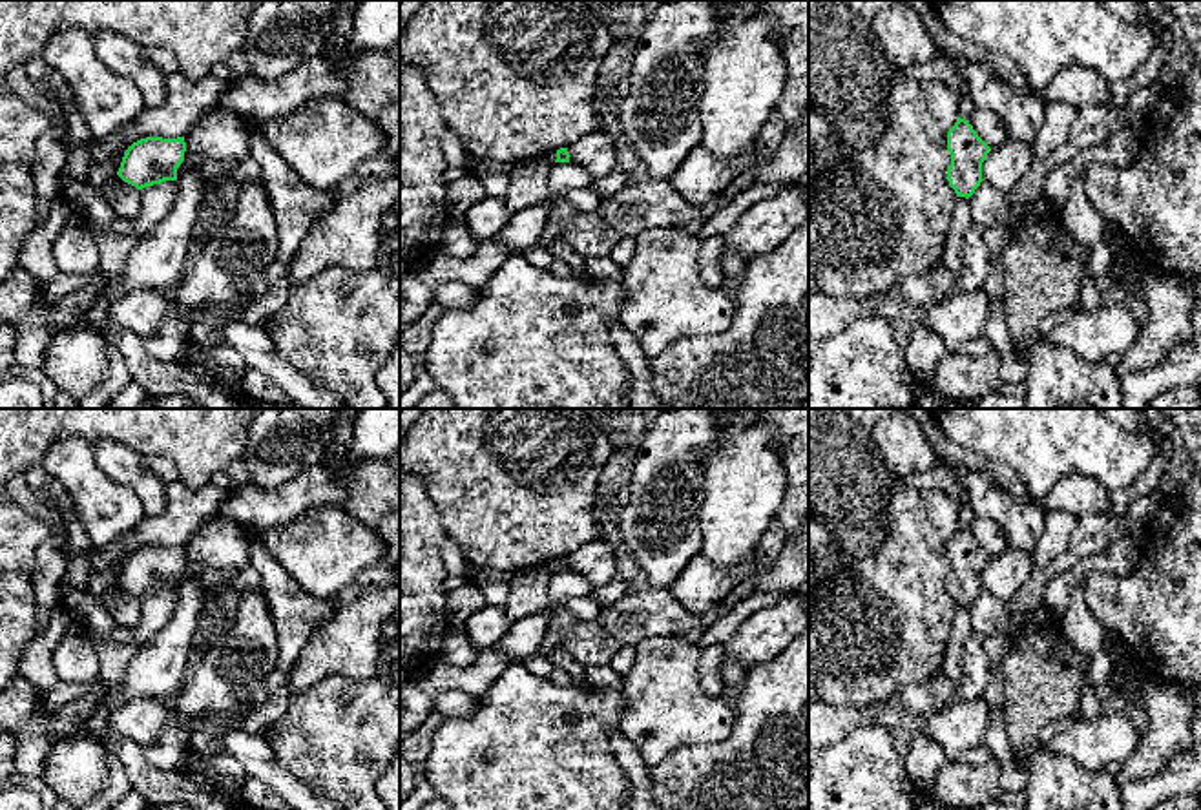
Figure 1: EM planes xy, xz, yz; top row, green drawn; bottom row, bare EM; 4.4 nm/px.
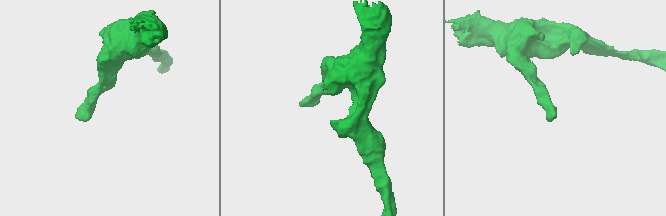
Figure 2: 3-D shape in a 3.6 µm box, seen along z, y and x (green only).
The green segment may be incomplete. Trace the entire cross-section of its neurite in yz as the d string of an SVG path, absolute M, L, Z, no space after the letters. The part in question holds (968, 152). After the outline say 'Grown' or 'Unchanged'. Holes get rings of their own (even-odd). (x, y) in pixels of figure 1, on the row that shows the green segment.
M956 117L955 126L947 131L947 151L951 155L949 186L956 197L969 199L984 181L982 162L991 148L976 135L969 120Z. Unchanged

